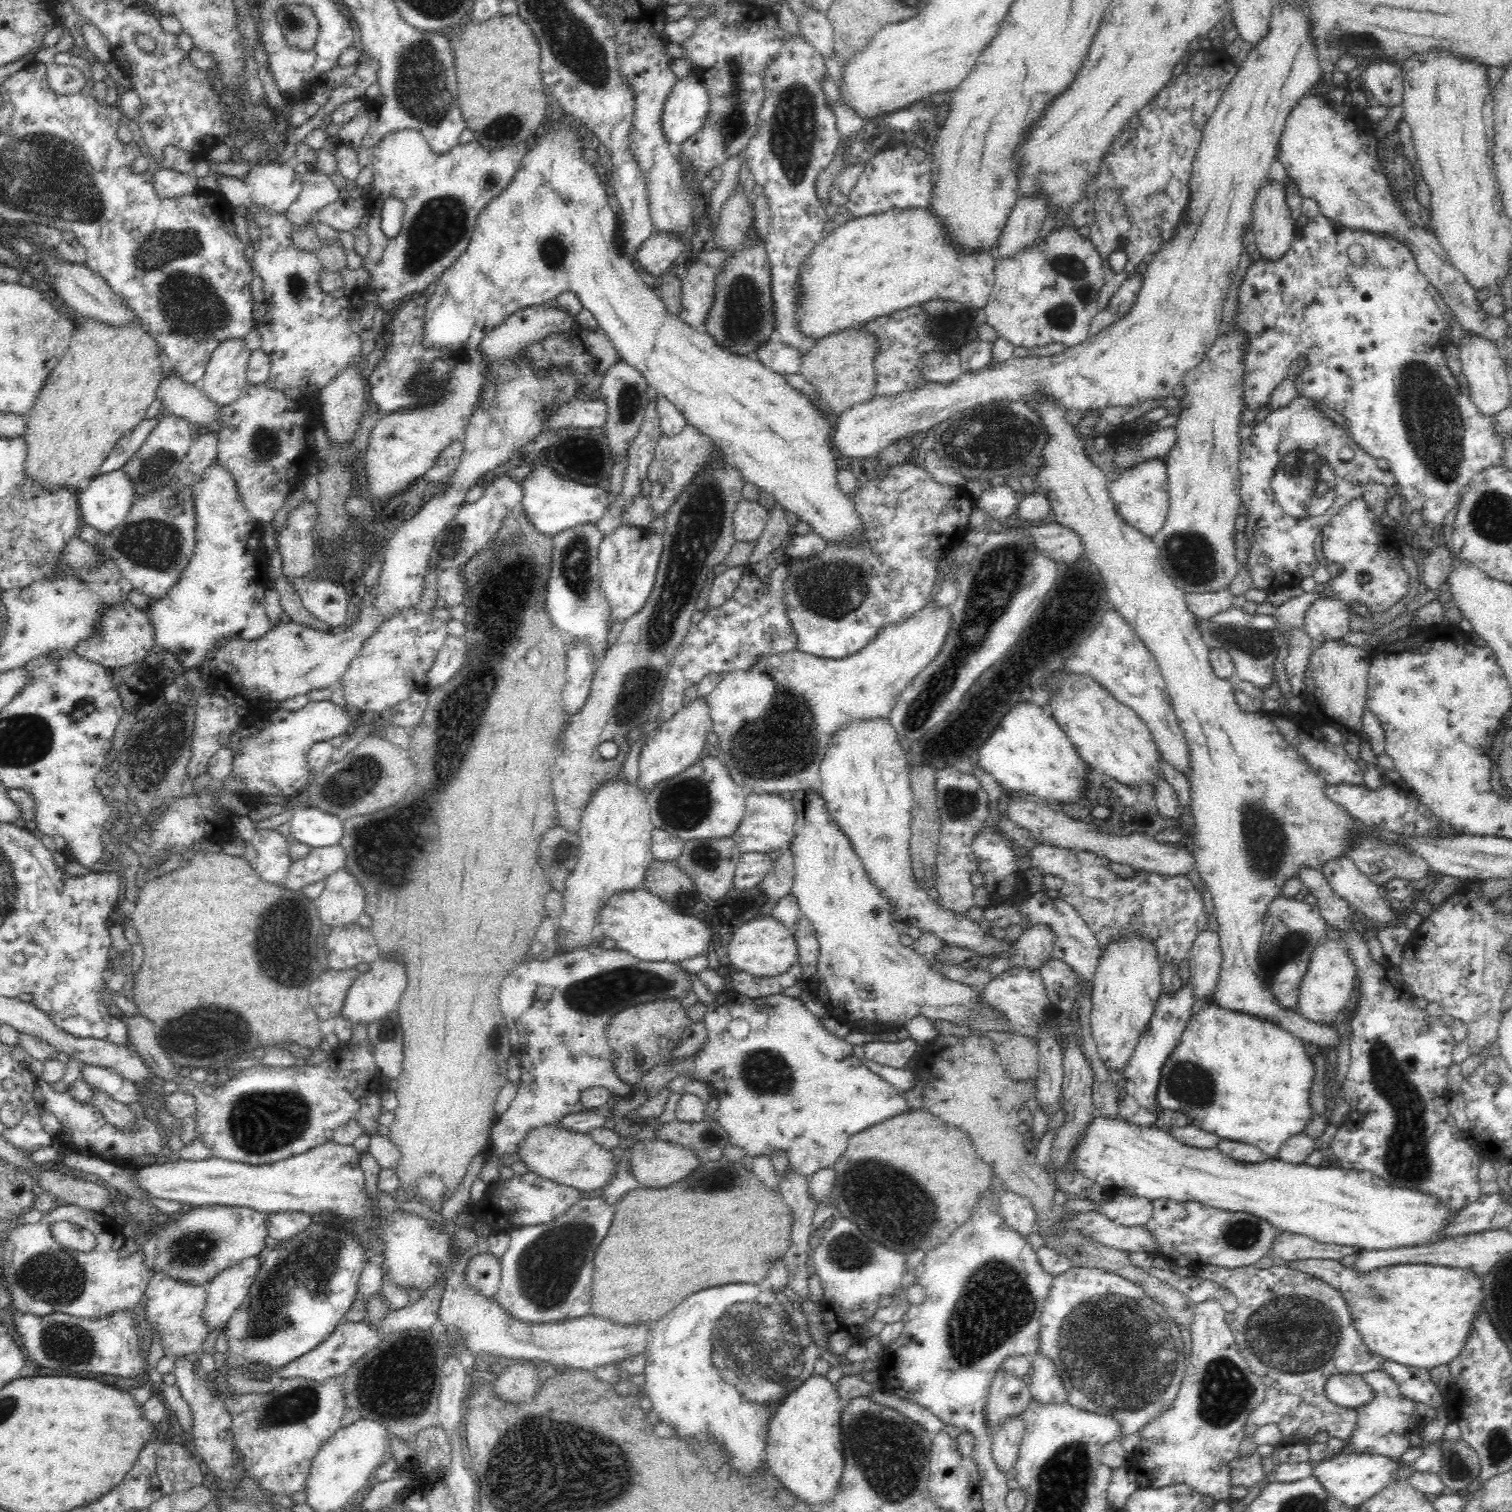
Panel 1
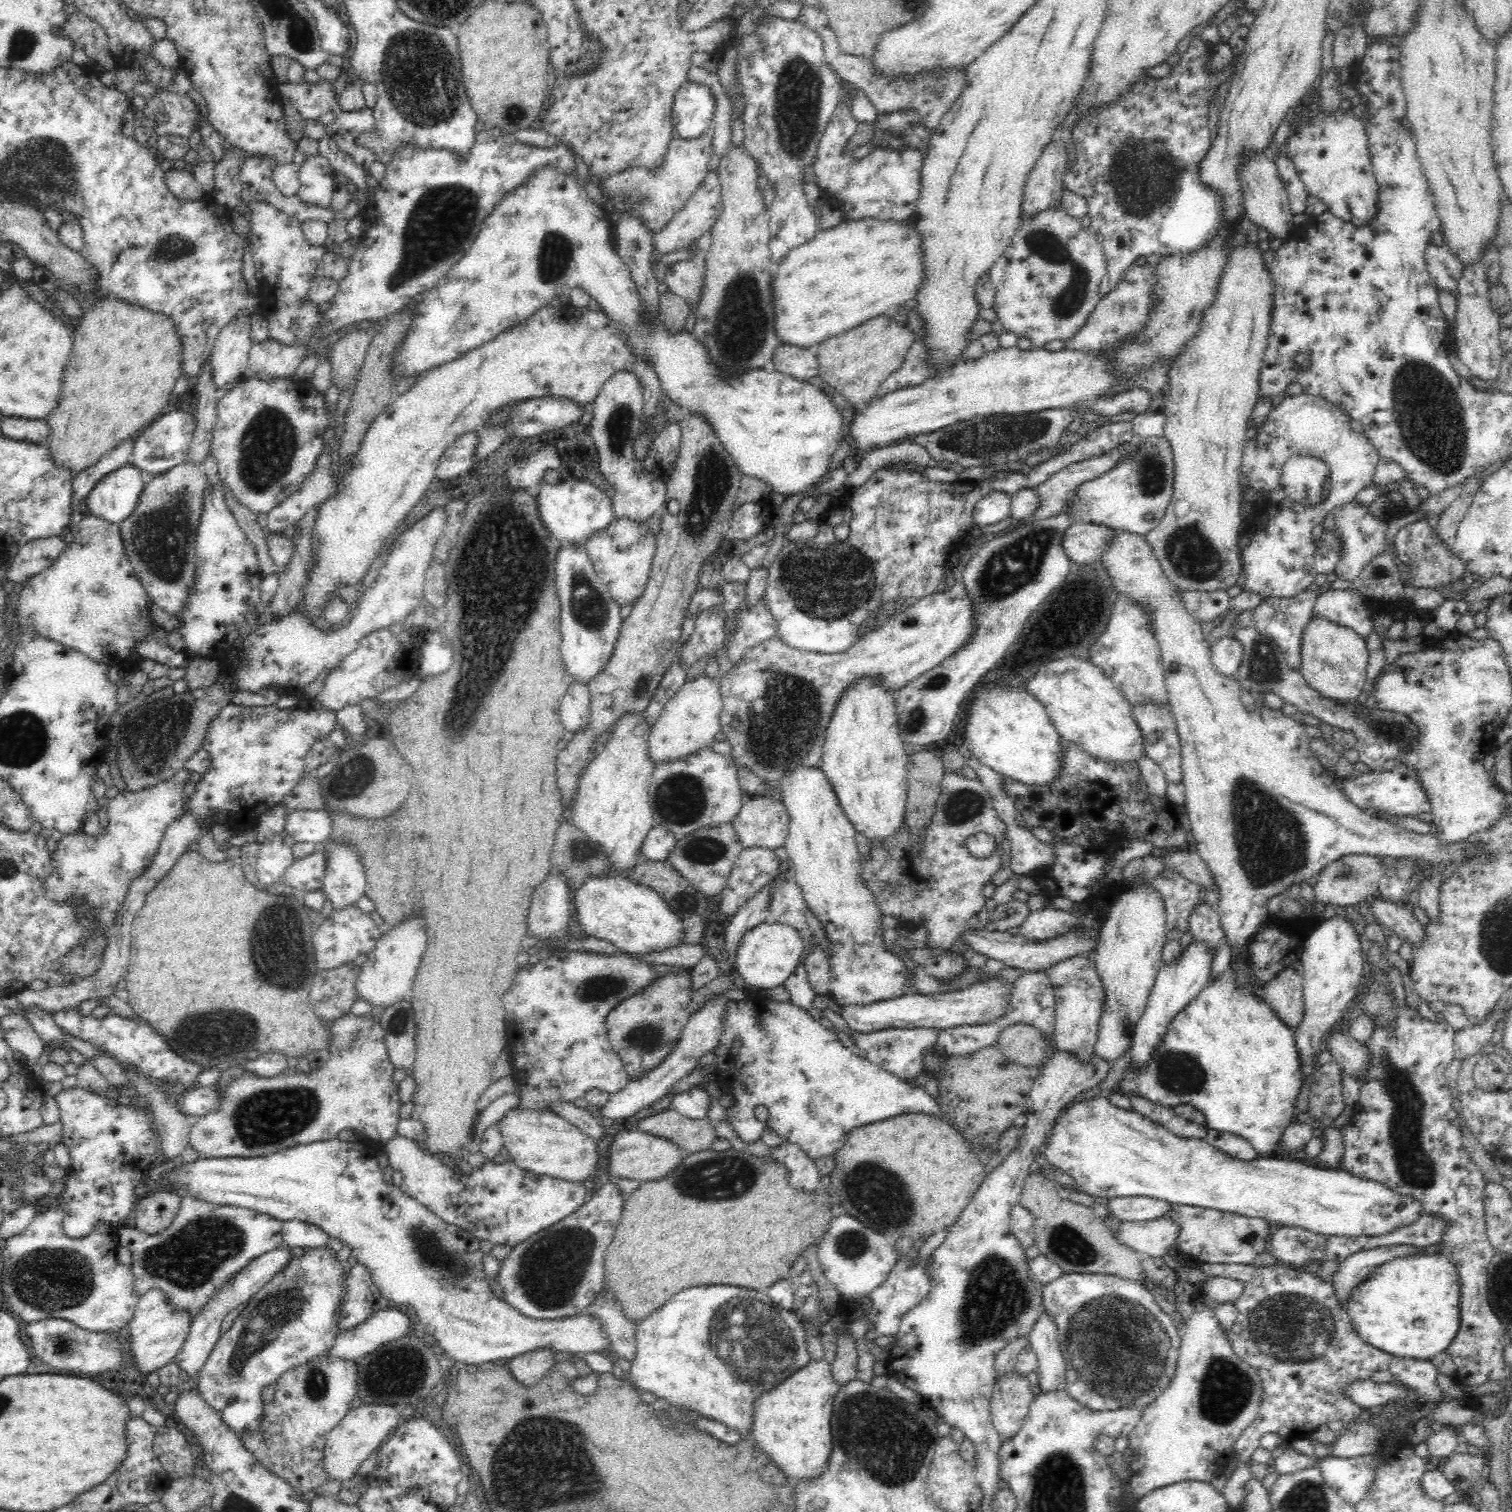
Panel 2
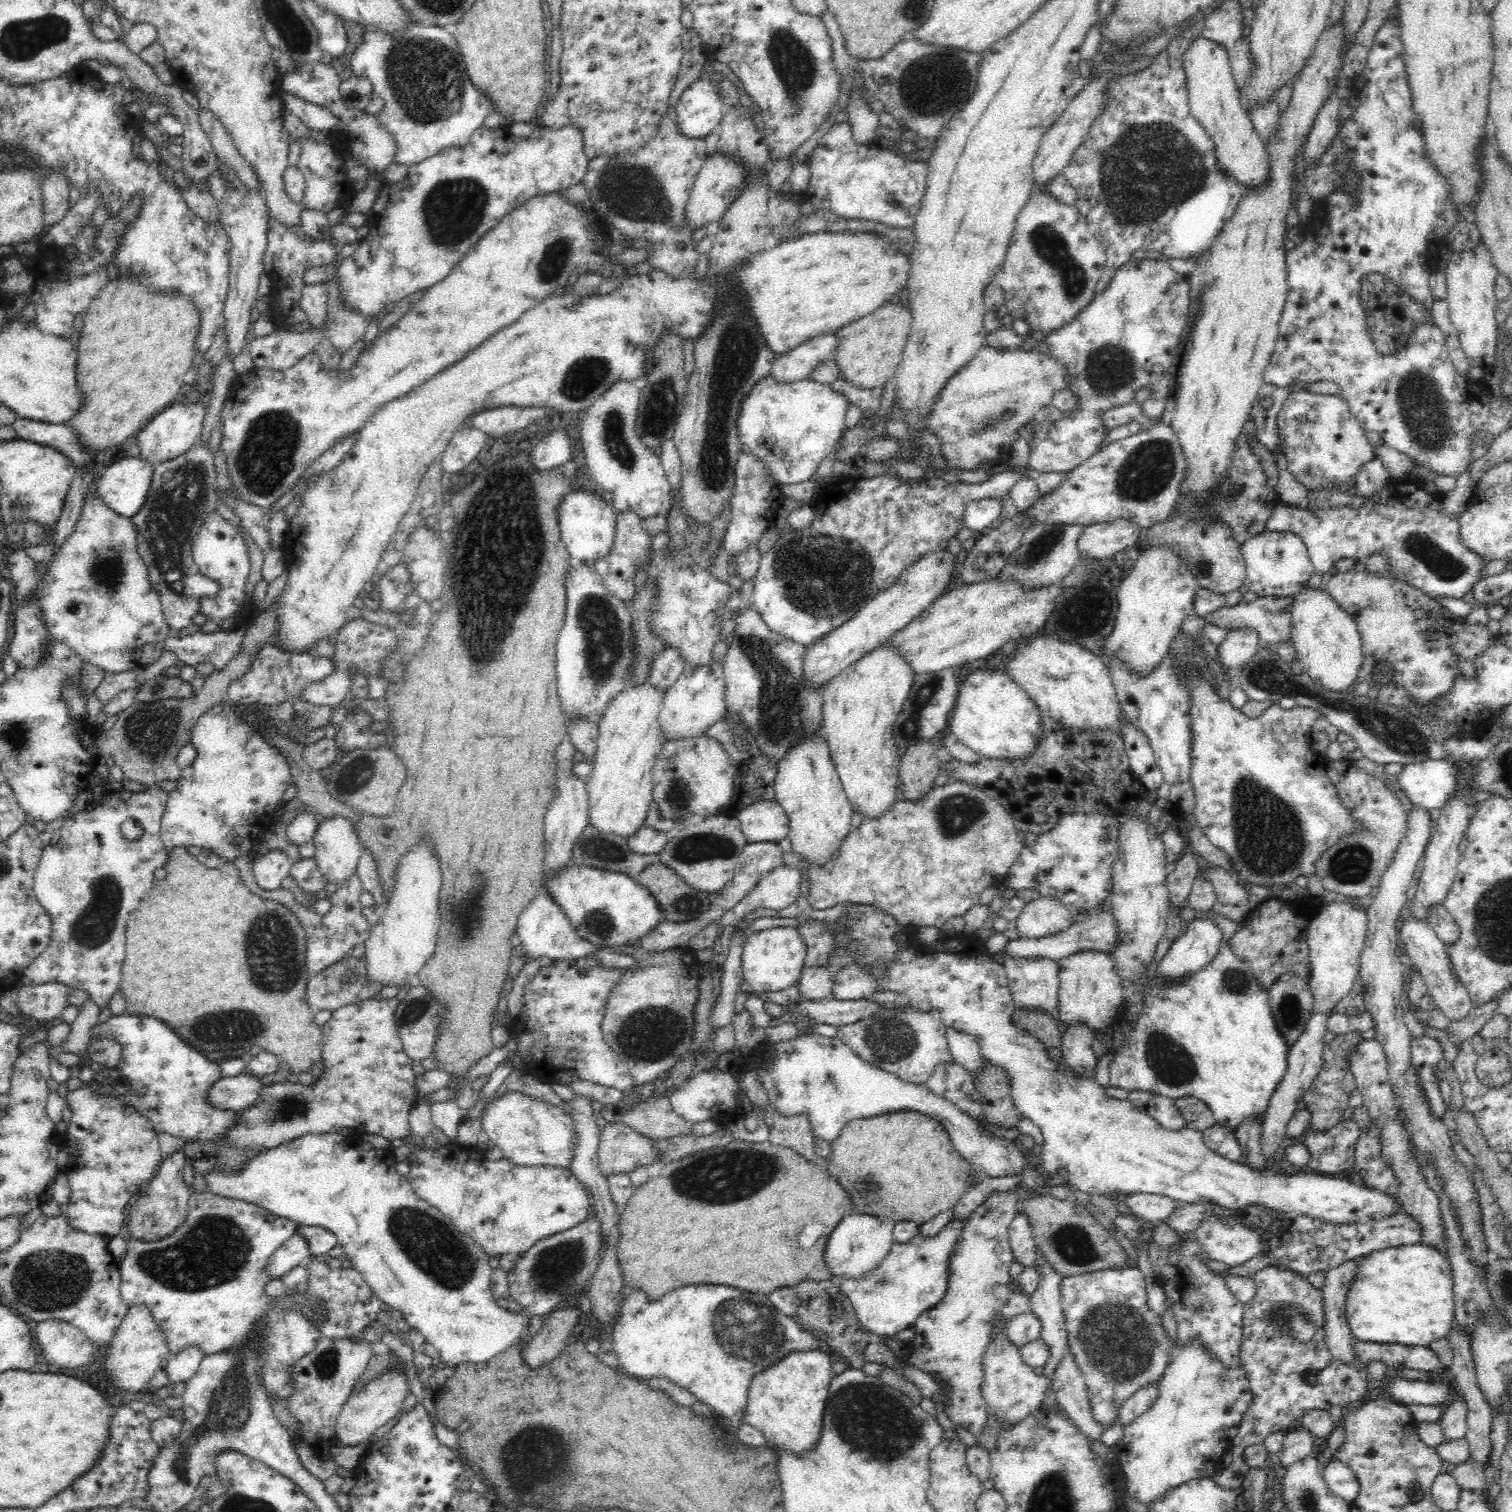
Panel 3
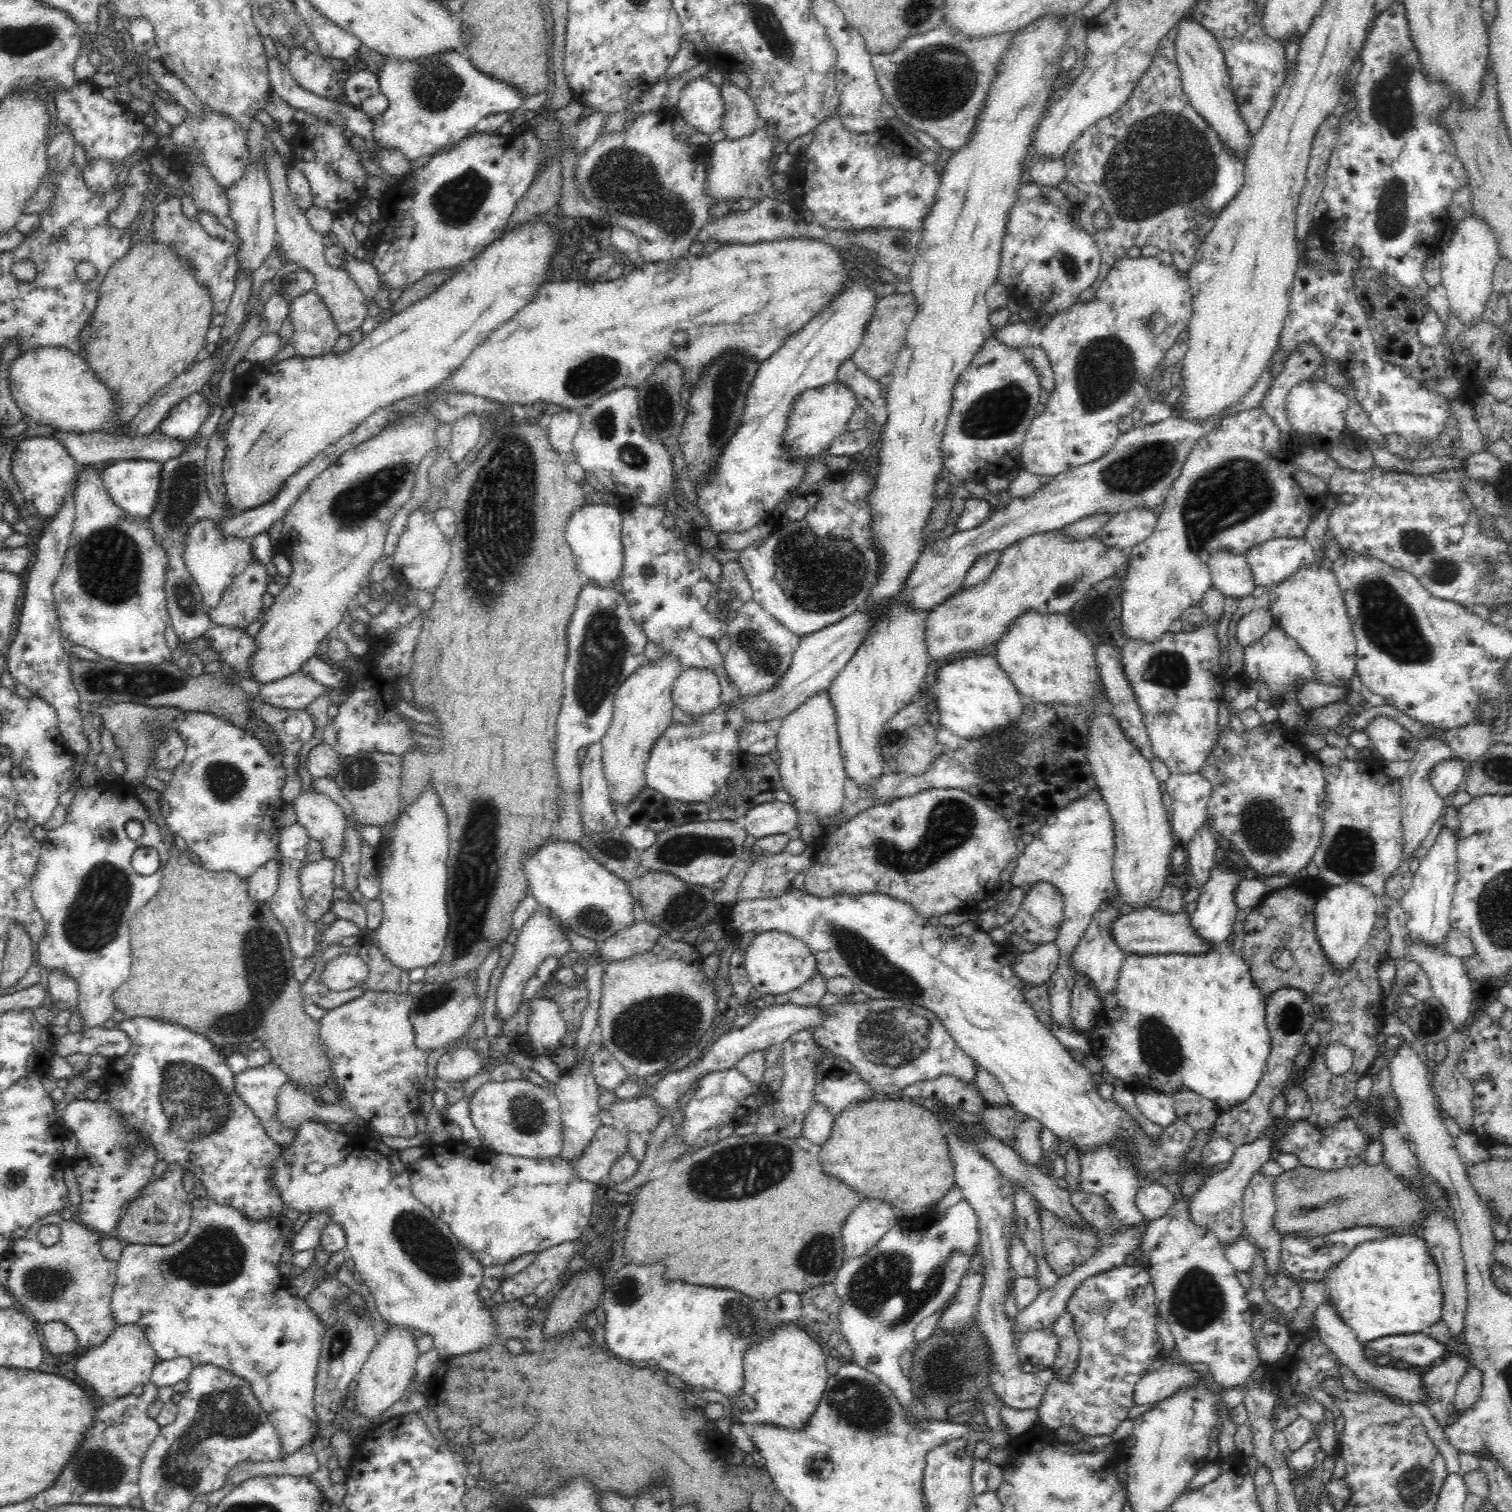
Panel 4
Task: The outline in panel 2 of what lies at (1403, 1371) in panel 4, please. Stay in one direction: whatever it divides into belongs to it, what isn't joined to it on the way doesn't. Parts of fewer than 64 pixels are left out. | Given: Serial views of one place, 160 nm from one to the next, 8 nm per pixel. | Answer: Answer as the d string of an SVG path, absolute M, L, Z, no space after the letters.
M1441 1243L1430 1244L1430 1246L1392 1244L1351 1254L1346 1260L1341 1261L1338 1270L1332 1275L1332 1285L1334 1285L1338 1301L1346 1304L1349 1300L1349 1293L1361 1282L1364 1282L1364 1279L1373 1270L1385 1262L1422 1253L1444 1255L1444 1252L1439 1250L1440 1247Z

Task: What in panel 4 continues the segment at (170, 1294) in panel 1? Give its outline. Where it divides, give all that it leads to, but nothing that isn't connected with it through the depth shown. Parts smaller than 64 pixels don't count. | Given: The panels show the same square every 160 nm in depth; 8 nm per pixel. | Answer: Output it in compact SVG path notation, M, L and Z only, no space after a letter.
M128 1322L117 1325L100 1346L91 1347L80 1357L76 1362L76 1372L86 1380L90 1388L94 1388L100 1398L112 1398L113 1401L130 1395L134 1388L150 1381L153 1368L159 1361L143 1328L139 1324Z

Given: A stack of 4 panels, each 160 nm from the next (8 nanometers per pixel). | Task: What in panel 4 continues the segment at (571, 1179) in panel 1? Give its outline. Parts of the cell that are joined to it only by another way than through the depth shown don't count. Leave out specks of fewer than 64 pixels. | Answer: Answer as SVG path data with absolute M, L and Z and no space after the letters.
M524 1080L486 1083L474 1091L470 1116L479 1136L493 1152L532 1160L558 1158L562 1154L561 1106L552 1089Z

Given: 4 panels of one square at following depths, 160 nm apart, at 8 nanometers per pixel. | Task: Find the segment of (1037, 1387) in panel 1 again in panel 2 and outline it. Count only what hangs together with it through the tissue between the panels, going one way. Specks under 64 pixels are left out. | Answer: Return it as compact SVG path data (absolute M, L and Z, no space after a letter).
M1042 1312L1033 1324L1028 1341L1036 1353L1038 1366L1036 1366L1035 1374L1041 1392L1066 1390L1066 1363L1060 1351L1058 1331L1056 1331L1056 1324L1052 1321L1052 1317Z

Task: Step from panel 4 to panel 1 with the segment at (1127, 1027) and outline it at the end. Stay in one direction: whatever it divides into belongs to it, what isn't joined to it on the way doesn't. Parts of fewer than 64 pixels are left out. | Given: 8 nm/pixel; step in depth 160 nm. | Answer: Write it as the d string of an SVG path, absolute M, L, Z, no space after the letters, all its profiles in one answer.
M1216 1004L1200 1009L1185 1026L1180 1044L1172 1051L1161 1070L1157 1090L1160 1108L1180 1111L1190 1122L1224 1141L1251 1144L1262 1150L1268 1159L1277 1159L1284 1143L1304 1133L1314 1114L1310 1103L1310 1088L1314 1082L1314 1063L1306 1052L1306 1044L1278 1025L1228 1011Z

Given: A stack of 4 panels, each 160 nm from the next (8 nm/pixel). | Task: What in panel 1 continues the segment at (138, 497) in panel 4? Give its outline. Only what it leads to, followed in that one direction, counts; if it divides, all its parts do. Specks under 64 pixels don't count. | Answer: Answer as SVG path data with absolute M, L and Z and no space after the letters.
M121 470L102 473L78 494L82 524L108 534L126 518L134 499L132 483Z

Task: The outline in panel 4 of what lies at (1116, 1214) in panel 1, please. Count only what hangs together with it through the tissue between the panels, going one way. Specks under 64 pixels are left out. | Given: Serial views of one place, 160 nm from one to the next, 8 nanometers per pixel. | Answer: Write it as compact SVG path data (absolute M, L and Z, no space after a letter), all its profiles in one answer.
M1145 1183L1134 1196L1134 1204L1146 1222L1166 1216L1174 1202L1172 1194L1159 1183Z

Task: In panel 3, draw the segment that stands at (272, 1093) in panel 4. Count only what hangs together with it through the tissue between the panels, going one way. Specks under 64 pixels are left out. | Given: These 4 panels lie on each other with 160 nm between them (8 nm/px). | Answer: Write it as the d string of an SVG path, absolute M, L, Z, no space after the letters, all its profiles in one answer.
M240 1073L235 1077L220 1077L216 1080L208 1092L206 1092L206 1103L224 1111L238 1113L248 1108L256 1098L263 1084L252 1077Z

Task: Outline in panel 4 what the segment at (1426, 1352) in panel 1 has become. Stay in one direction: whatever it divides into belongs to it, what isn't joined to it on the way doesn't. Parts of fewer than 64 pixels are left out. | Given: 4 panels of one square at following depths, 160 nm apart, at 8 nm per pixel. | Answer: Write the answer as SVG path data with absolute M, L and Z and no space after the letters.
M1413 1232L1359 1244L1326 1276L1328 1301L1364 1345L1392 1335L1426 1332L1442 1318L1439 1268L1423 1238Z

